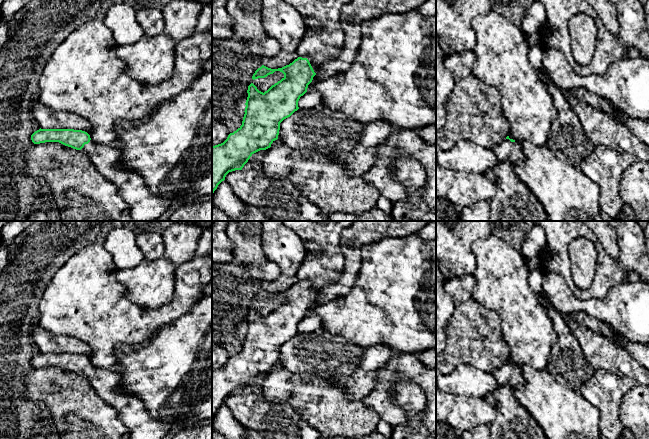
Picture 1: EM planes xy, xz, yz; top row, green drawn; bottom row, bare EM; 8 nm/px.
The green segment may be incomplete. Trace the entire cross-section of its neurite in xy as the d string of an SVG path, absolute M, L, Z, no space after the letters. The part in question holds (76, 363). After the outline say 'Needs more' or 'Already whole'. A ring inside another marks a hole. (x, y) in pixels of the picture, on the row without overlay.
M39 353L31 359L34 368L59 366L80 374L98 393L100 398L113 407L128 428L130 439L163 439L169 426L153 420L141 400L120 391L121 375L91 364L90 359L74 353Z. Needs more

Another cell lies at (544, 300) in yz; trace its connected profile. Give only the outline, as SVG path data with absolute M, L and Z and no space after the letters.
M544 291L537 294L537 300L541 306L550 307L552 305L549 296Z

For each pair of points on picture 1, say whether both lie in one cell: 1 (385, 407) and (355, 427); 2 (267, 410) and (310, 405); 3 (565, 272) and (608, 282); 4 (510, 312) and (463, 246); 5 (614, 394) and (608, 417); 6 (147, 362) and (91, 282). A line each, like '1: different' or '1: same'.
1: different
2: different
3: same
4: different
5: same
6: different

